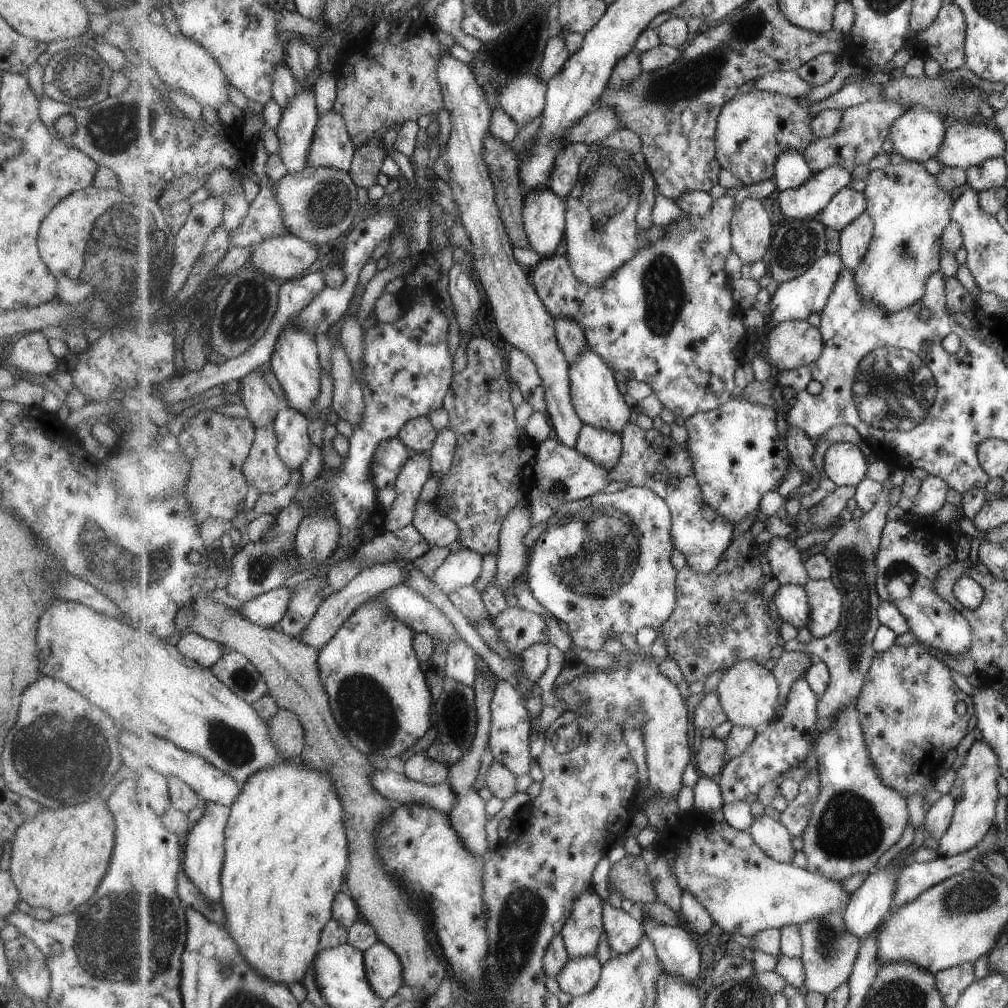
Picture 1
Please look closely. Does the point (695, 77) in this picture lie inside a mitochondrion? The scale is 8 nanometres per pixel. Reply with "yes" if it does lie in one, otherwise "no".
yes

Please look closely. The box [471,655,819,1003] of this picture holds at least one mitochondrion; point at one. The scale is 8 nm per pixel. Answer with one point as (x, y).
(522, 913)

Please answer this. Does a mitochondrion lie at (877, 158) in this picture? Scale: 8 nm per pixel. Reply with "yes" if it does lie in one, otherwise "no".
no

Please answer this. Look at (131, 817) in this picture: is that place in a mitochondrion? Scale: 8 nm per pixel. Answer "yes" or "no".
no

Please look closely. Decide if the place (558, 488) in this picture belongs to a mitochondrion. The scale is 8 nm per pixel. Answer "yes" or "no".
yes

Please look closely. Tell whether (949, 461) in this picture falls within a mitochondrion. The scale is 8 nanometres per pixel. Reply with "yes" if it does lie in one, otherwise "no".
no

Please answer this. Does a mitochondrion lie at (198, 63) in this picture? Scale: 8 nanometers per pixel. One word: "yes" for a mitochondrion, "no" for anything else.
yes

